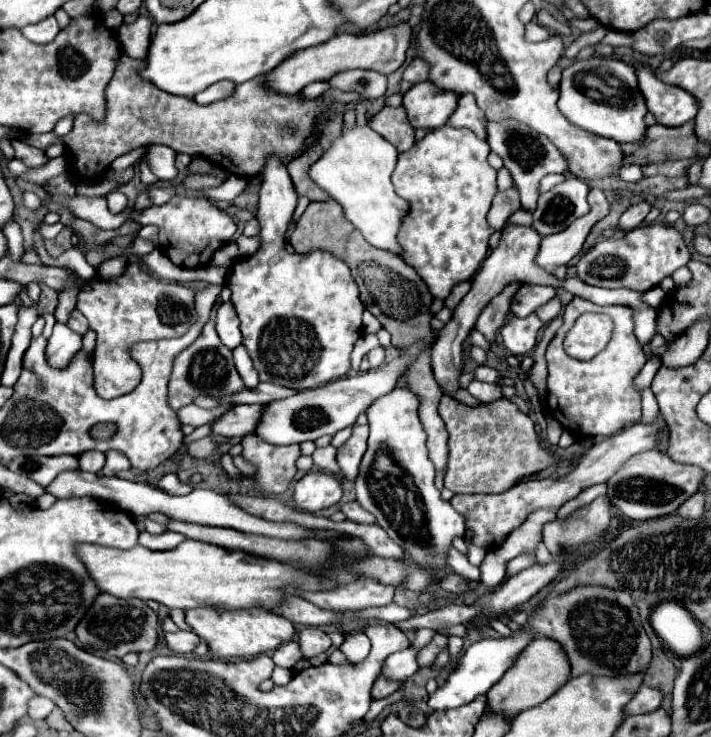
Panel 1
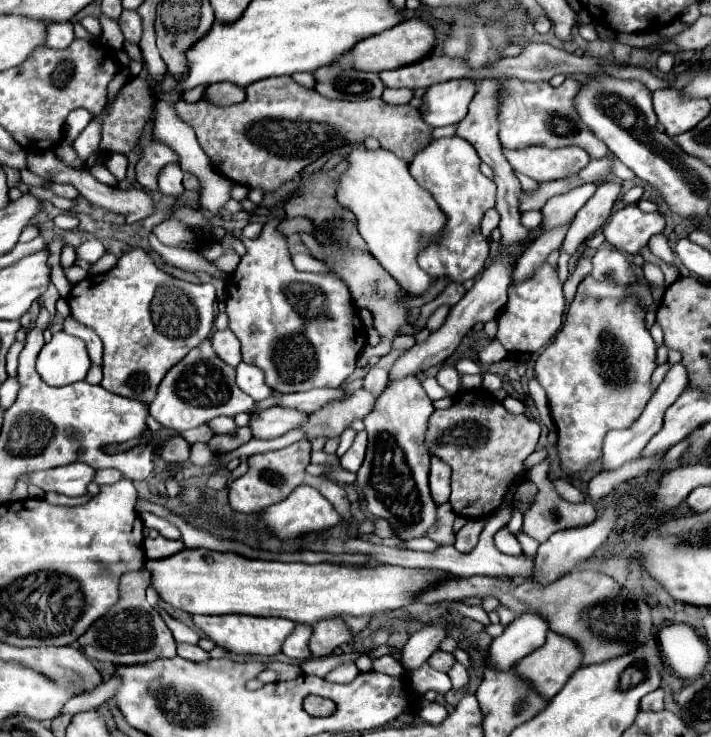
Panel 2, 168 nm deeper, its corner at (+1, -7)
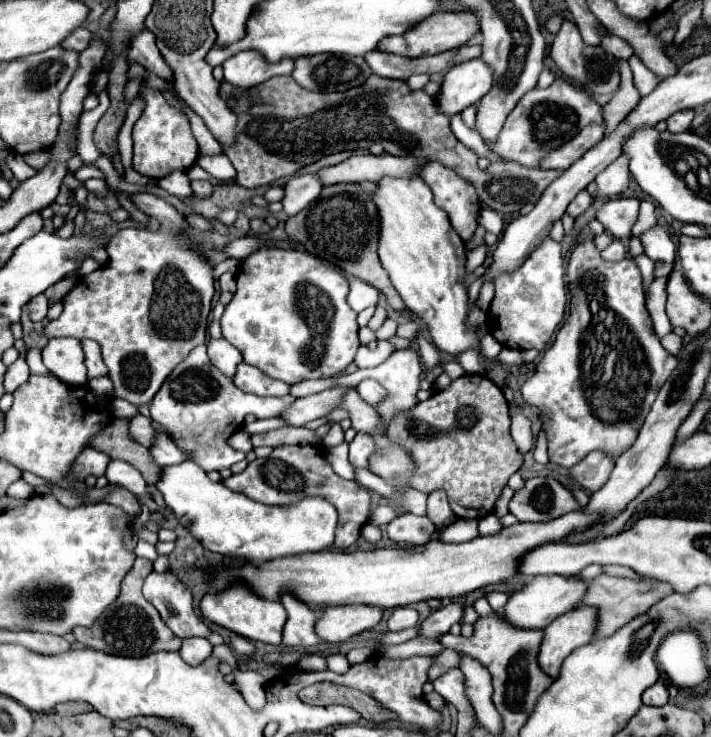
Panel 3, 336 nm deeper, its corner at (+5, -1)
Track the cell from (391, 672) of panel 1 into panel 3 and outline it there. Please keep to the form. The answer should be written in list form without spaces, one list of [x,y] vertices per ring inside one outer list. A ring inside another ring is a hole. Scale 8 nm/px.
[[[450,602],[438,610],[432,612],[432,616],[428,616],[422,626],[420,626],[420,636],[426,636],[426,638],[432,638],[432,640],[438,640],[442,634],[446,634],[450,630],[452,624],[460,622],[464,614],[464,604],[460,602]]]

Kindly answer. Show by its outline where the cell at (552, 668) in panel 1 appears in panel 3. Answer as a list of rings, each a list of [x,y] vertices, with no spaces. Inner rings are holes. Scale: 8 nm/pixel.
[[[580,606],[570,610],[564,616],[558,616],[552,624],[544,630],[544,640],[538,652],[540,668],[556,678],[564,658],[594,640],[596,632],[596,608],[594,606]]]

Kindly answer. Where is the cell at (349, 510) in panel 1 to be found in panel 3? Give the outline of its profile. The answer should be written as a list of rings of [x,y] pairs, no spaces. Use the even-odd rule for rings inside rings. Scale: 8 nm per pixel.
[[[402,514],[394,518],[386,534],[396,542],[406,542],[406,544],[426,544],[430,542],[432,534],[436,532],[436,526],[426,518],[426,516],[416,516],[416,514]]]

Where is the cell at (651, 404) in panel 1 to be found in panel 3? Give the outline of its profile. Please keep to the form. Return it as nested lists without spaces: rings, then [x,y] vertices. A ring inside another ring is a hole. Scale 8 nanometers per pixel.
[[[670,332],[670,334],[666,334],[664,338],[662,338],[662,346],[670,352],[670,354],[678,354],[678,350],[680,350],[680,346],[682,346],[682,338],[680,336],[676,336],[674,332]]]

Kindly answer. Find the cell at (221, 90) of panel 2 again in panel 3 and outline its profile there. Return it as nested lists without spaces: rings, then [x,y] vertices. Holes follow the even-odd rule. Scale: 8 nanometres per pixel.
[[[244,50],[228,58],[224,64],[224,80],[236,86],[256,86],[272,76],[292,74],[294,60],[282,58],[280,62],[266,62],[266,58],[256,50]]]

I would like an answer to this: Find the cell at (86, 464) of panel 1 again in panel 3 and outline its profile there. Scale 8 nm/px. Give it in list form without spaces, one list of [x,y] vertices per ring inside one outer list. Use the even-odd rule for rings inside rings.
[[[112,460],[108,464],[108,470],[106,470],[106,478],[110,484],[120,484],[124,488],[128,488],[130,492],[134,492],[136,496],[150,496],[150,490],[142,478],[142,474],[130,466],[128,462],[122,462],[122,460]]]

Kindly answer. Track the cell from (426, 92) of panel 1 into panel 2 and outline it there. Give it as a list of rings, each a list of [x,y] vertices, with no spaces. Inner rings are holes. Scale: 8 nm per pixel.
[[[468,78],[430,86],[420,104],[422,120],[432,128],[458,124],[466,116],[474,92],[476,84]]]

